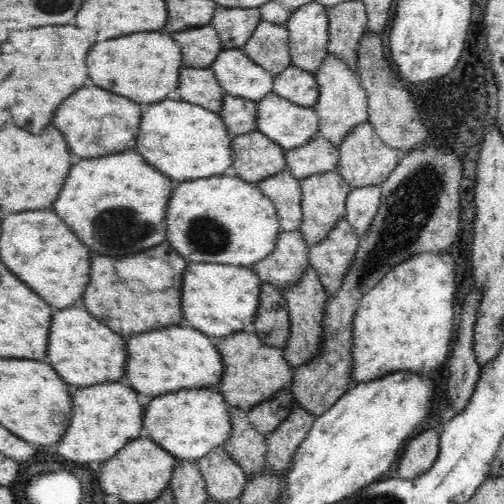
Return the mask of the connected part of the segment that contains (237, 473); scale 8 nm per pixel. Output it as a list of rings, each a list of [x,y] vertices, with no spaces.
[[[220,447],[213,448],[197,462],[210,499],[228,502],[240,498],[247,481],[244,469]]]

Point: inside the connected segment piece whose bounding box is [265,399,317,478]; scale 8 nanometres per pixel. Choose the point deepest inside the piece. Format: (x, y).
(281, 443)

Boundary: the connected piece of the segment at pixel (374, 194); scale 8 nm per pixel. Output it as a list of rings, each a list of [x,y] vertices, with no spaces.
[[[381,186],[351,187],[346,197],[346,218],[357,236],[365,235],[371,220],[378,214],[381,202]]]

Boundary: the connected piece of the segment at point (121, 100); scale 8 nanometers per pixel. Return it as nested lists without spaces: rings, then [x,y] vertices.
[[[82,86],[60,104],[52,124],[64,134],[66,145],[76,156],[99,157],[132,150],[136,146],[141,124],[140,110],[143,106],[124,96],[116,96],[96,86]]]

